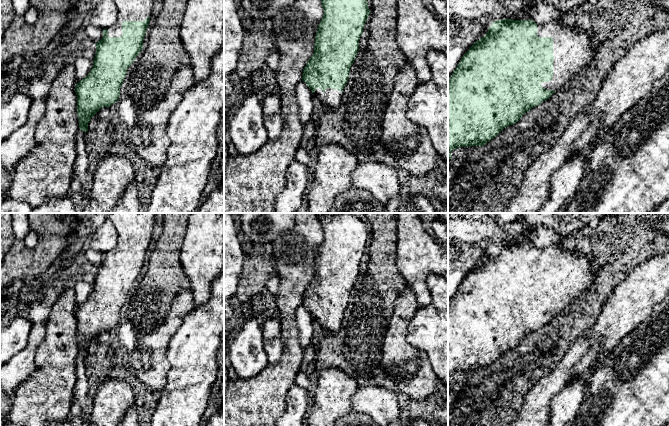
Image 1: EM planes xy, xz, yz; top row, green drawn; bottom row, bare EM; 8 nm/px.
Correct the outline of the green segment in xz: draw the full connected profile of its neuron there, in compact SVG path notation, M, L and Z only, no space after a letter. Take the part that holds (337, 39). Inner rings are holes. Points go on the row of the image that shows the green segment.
M321 0L324 10L315 36L314 53L303 69L302 81L327 109L336 110L359 51L359 40L370 10L367 0Z

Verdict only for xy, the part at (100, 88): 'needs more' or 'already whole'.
needs more

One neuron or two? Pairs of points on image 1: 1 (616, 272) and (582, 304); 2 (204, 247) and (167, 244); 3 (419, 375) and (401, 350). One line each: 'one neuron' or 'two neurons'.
1: one neuron
2: two neurons
3: one neuron

